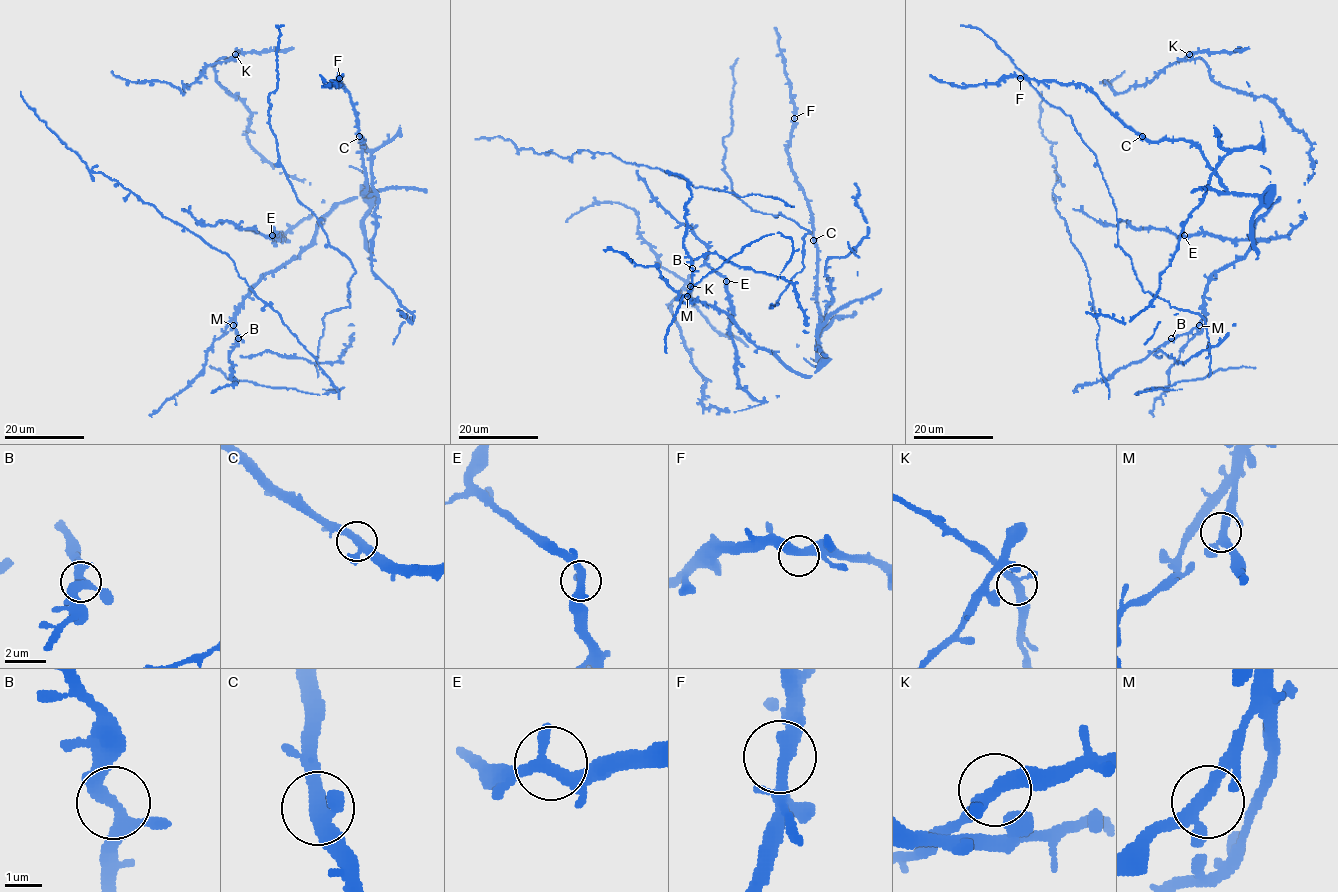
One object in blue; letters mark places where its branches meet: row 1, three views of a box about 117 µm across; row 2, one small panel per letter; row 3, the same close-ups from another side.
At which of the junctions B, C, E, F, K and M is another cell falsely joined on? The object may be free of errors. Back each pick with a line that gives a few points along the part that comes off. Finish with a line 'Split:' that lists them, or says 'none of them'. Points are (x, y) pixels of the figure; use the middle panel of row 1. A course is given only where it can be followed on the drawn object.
Split: none of them

